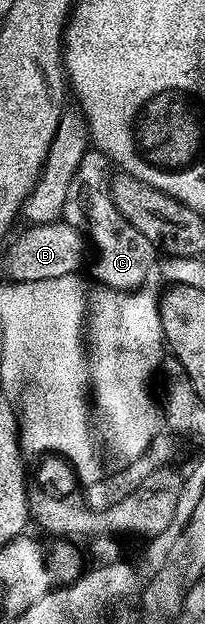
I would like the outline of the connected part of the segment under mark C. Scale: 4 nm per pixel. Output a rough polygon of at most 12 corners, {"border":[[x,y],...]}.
{"border":[[84,153],[61,220],[96,248],[91,276],[136,290],[156,246],[120,219],[110,162]]}

